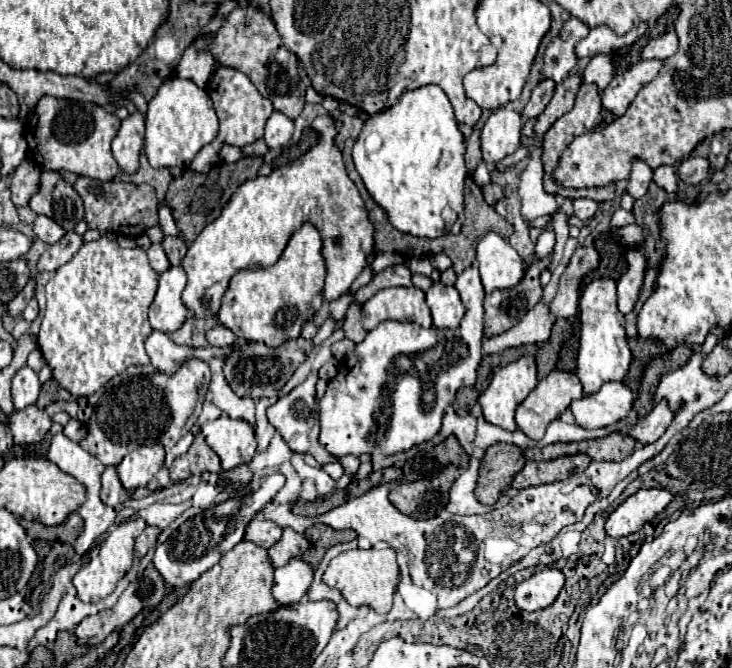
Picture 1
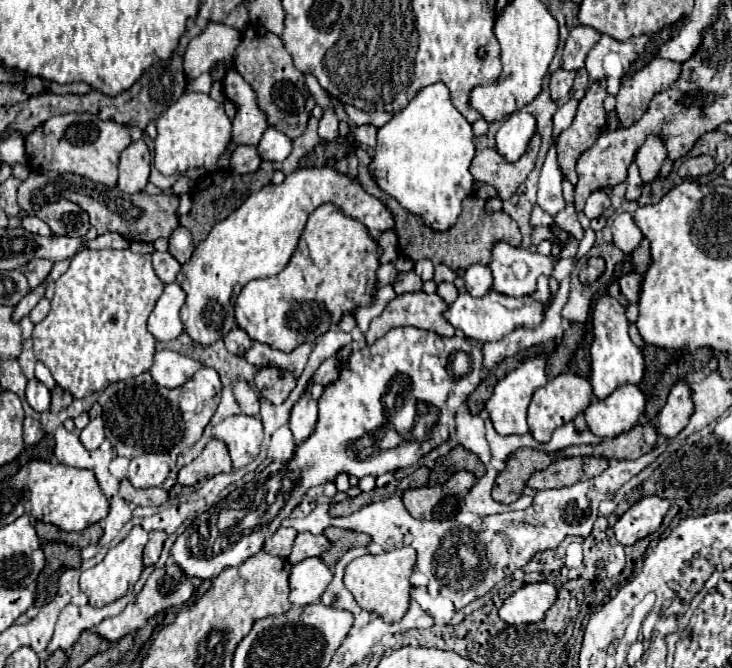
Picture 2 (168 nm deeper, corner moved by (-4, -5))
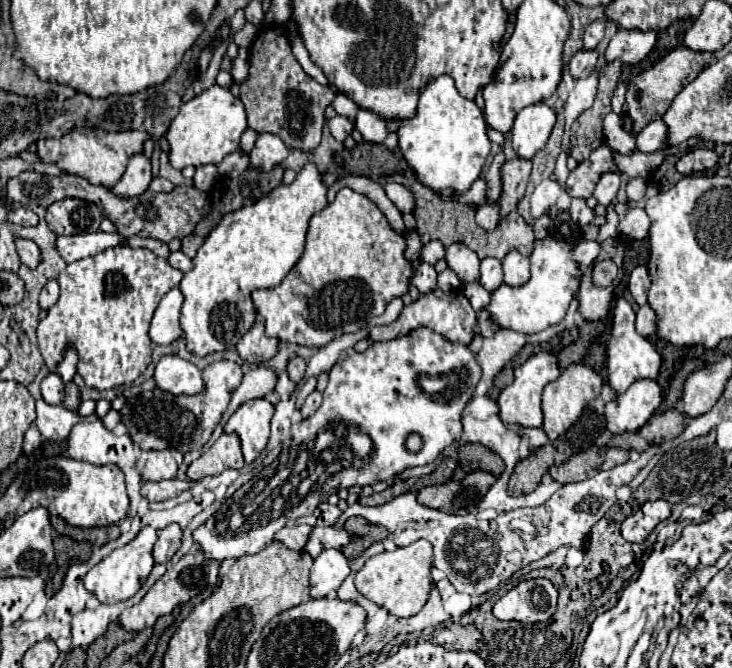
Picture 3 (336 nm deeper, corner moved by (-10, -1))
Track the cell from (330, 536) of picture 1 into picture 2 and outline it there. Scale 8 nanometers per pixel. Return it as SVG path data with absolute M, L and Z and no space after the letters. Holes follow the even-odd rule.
M328 527L324 531L324 535L328 537L328 541L332 543L332 547L328 551L324 551L320 555L322 563L326 567L334 567L336 561L352 547L366 547L370 543L370 537L364 533L356 533L356 531L344 531L344 529L336 529L336 527Z

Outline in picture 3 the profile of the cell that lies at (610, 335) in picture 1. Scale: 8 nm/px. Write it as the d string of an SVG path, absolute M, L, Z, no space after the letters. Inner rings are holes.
M616 299L612 313L614 313L614 327L612 327L612 337L610 337L608 349L606 349L606 353L608 353L608 383L618 395L622 395L638 379L656 379L660 373L662 357L648 339L644 339L642 335L636 333L636 329L634 329L636 315L626 299Z

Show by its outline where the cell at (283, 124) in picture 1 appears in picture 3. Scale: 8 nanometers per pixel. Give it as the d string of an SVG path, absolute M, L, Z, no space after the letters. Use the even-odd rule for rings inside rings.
M262 133L258 135L254 149L250 151L250 167L258 169L258 171L270 171L272 167L280 165L286 155L288 155L288 147L282 143L282 139L278 139L278 135L270 135L270 133Z

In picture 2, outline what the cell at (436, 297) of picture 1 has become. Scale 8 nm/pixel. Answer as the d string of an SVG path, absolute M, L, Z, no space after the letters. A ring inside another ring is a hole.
M548 277L538 279L538 289L532 297L508 297L500 295L496 291L488 291L482 299L474 299L468 293L460 293L454 303L448 305L444 311L446 321L454 327L460 329L466 337L478 339L478 341L498 341L504 335L512 333L516 327L536 327L542 319L542 307L550 299L550 289L548 289Z

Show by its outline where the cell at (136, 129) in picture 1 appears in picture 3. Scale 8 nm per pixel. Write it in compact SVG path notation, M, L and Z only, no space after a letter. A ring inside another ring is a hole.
M140 153L140 155L134 155L122 175L122 179L110 189L116 197L122 197L122 199L132 199L132 197L138 197L142 195L148 185L152 181L152 167L150 167L150 161Z

